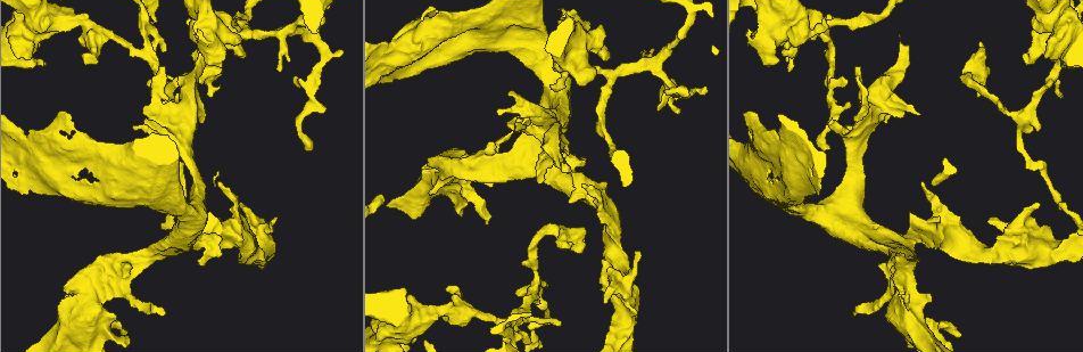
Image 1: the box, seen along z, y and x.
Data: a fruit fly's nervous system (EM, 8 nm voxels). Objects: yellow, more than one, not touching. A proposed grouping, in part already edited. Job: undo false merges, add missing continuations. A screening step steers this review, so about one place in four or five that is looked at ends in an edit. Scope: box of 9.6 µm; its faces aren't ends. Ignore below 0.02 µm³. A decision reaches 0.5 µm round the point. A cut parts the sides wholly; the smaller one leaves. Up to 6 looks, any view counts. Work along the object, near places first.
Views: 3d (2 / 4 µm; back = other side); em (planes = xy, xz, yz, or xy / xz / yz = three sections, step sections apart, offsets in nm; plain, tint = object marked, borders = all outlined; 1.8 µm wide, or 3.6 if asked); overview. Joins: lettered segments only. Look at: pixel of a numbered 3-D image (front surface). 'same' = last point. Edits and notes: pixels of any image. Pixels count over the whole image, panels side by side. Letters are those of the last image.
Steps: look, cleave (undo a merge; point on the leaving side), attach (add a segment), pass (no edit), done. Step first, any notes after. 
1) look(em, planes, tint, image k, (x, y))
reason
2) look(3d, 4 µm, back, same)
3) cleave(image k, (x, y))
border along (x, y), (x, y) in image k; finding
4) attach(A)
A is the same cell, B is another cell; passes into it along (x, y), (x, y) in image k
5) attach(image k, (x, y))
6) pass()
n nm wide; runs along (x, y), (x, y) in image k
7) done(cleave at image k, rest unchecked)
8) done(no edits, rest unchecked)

look(3d, 2 µm, image 1, (64, 129))
touches itself

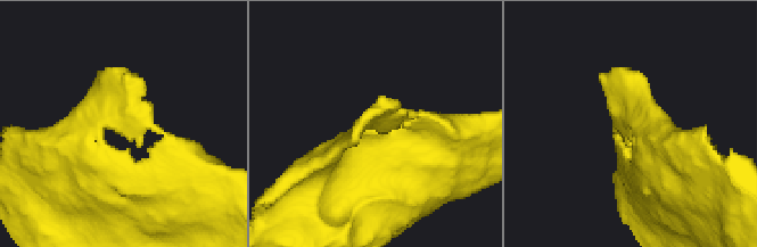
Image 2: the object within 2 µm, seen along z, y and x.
look(em, xz, step 4, tint, image 2, (127, 132))
shape alone is not enough

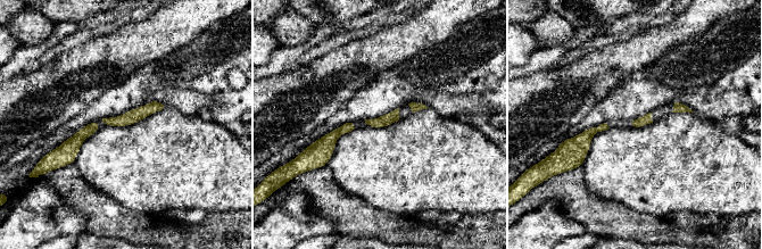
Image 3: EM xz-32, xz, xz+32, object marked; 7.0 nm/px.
look(em, planes, borders, same)

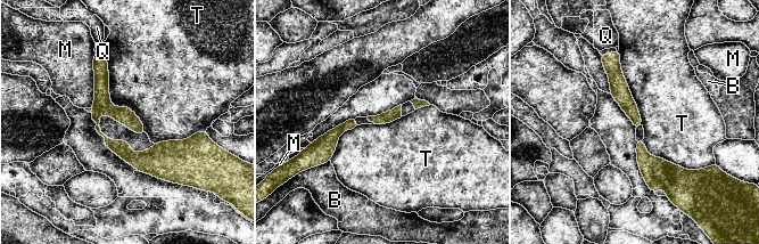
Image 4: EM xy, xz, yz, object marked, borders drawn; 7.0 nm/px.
pass()
90 nm wide; B, M, Q and T are other cells; border along (102, 50), (109, 100), (146, 132) in image 4; continuous, no second neuron

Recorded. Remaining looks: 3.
look(3d, 4 µm, image 1, (939, 216))
free end

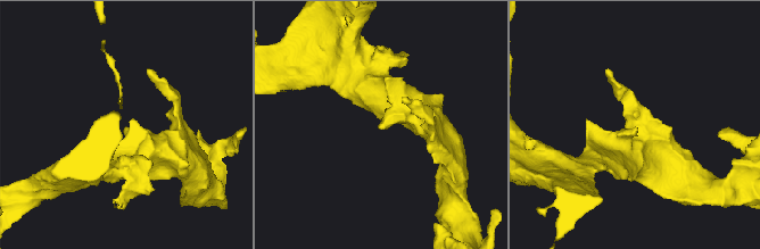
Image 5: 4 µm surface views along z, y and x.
look(em, planes, borders, image 5, (636, 129))
need the tissue

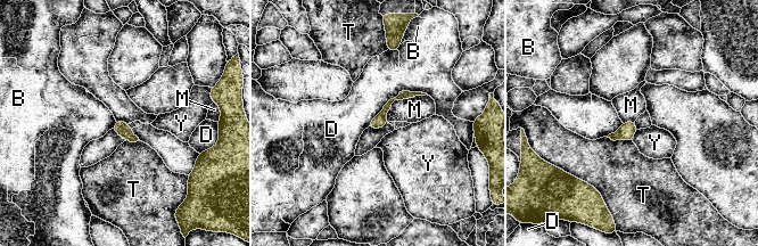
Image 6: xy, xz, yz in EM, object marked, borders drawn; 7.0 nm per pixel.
pass()
B, D, M, T and Y are other cells; runs along (410, 95), (395, 98), (372, 125) in image 6; no lettered segment goes on from it

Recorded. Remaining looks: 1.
done(no edits, rest unchecked)

